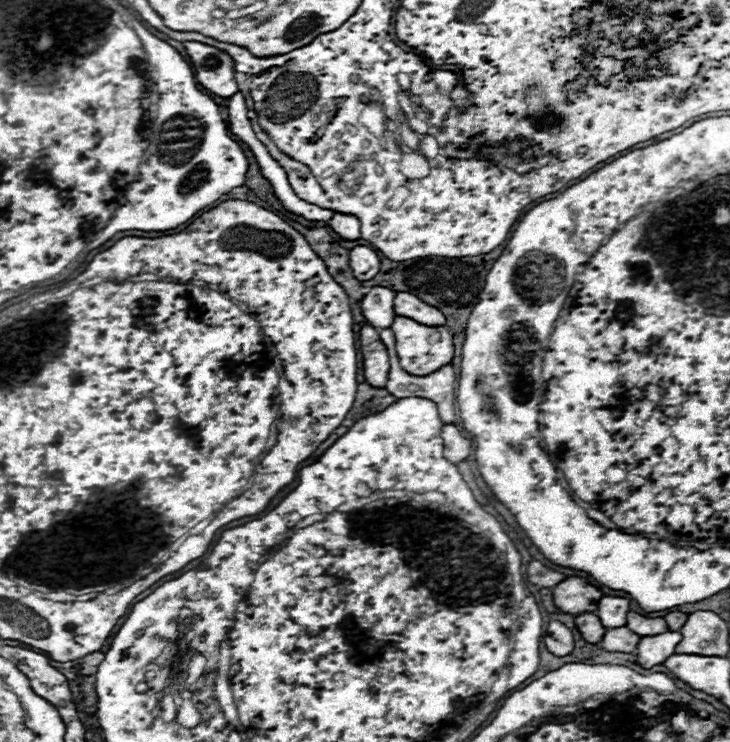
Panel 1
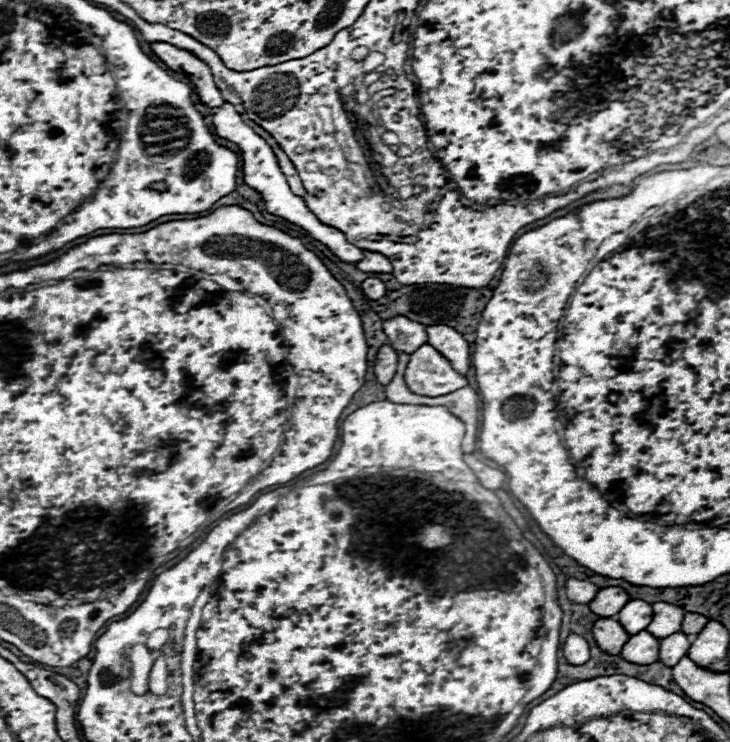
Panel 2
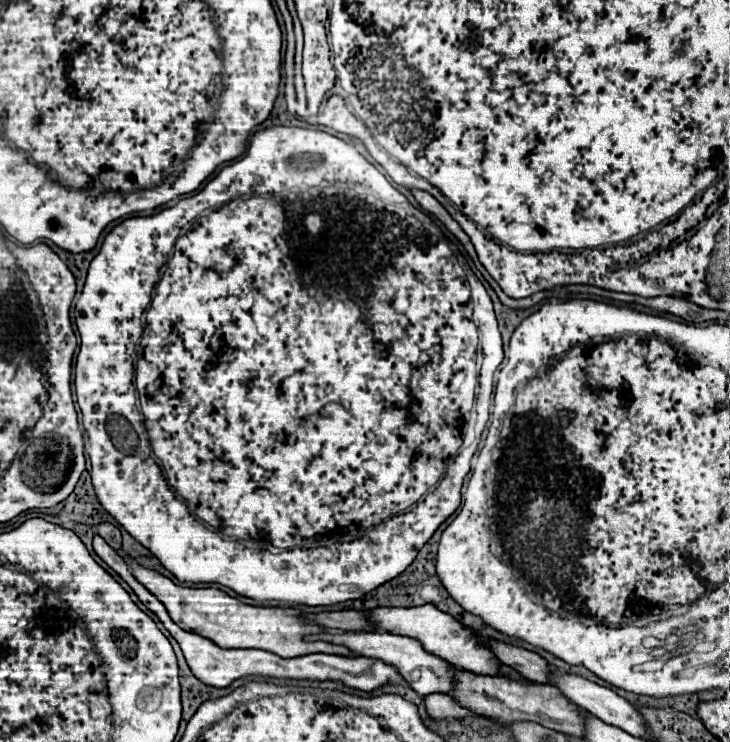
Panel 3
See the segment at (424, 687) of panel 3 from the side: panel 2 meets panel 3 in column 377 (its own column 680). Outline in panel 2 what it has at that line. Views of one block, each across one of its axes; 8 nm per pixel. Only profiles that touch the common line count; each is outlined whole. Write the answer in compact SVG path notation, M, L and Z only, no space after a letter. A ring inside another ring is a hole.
M676 632L672 636L666 636L666 638L660 640L660 656L658 656L658 662L662 662L668 668L672 668L672 666L678 664L678 660L682 656L686 656L688 648L690 648L690 638L686 634Z

